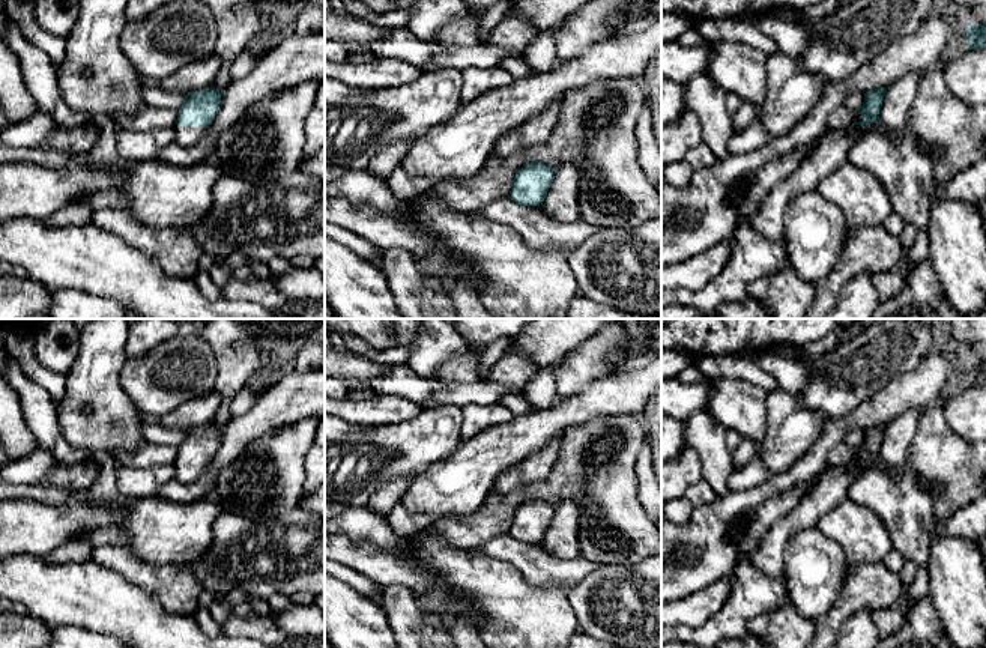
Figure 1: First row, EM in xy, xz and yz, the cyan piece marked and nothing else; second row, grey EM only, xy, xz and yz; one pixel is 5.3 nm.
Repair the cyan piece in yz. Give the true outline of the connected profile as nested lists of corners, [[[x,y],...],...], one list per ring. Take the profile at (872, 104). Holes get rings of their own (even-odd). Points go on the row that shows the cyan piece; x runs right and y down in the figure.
[[[878,87],[864,93],[858,113],[866,119],[827,132],[816,140],[812,153],[783,182],[777,183],[764,198],[758,212],[749,221],[749,229],[774,241],[783,242],[788,204],[803,192],[818,191],[824,179],[848,162],[849,149],[879,125],[879,111],[888,87]]]

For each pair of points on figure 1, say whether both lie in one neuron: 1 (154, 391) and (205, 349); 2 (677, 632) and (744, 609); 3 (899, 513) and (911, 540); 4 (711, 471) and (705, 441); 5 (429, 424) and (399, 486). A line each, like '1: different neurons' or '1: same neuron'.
1: same neuron
2: same neuron
3: same neuron
4: same neuron
5: different neurons

